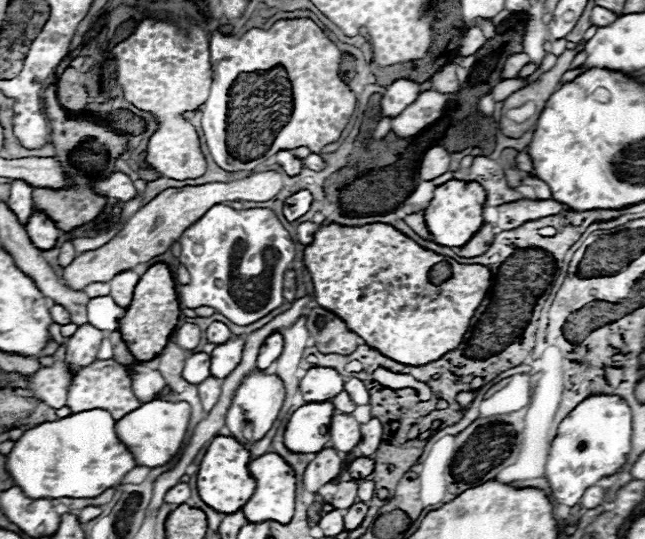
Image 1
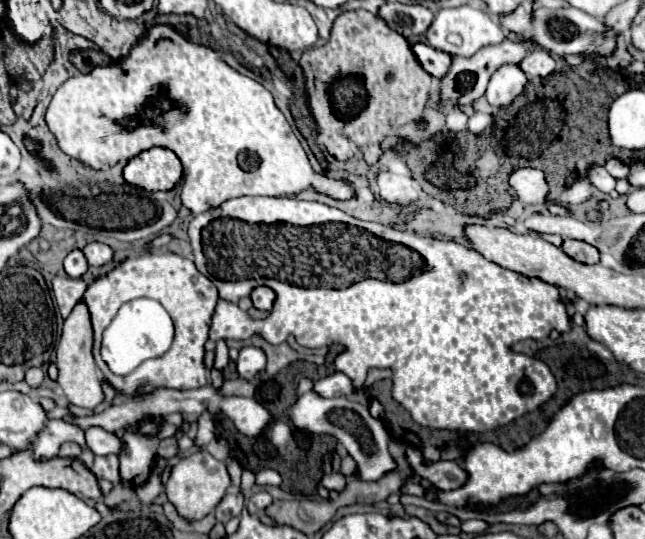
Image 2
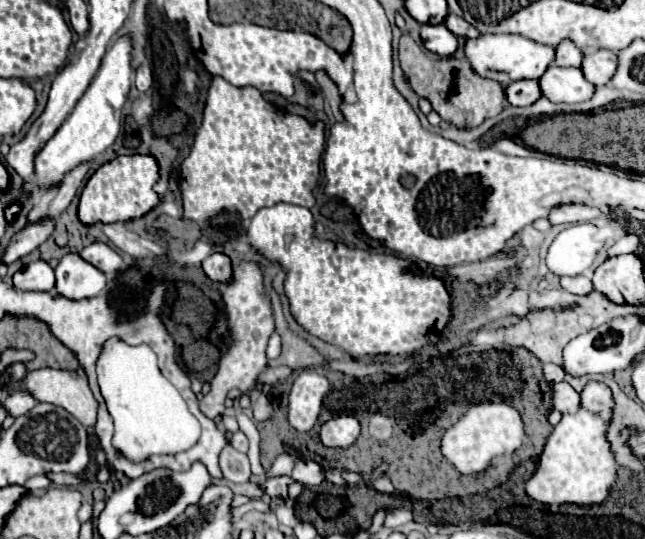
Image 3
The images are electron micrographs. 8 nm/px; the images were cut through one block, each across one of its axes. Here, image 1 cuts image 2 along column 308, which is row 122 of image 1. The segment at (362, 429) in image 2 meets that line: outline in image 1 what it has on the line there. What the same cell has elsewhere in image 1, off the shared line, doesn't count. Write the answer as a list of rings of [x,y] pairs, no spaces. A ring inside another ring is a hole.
[[[436,90],[422,92],[402,114],[398,114],[392,120],[392,132],[400,138],[416,136],[418,132],[422,132],[426,126],[430,126],[434,120],[442,116],[446,98],[448,96]]]

